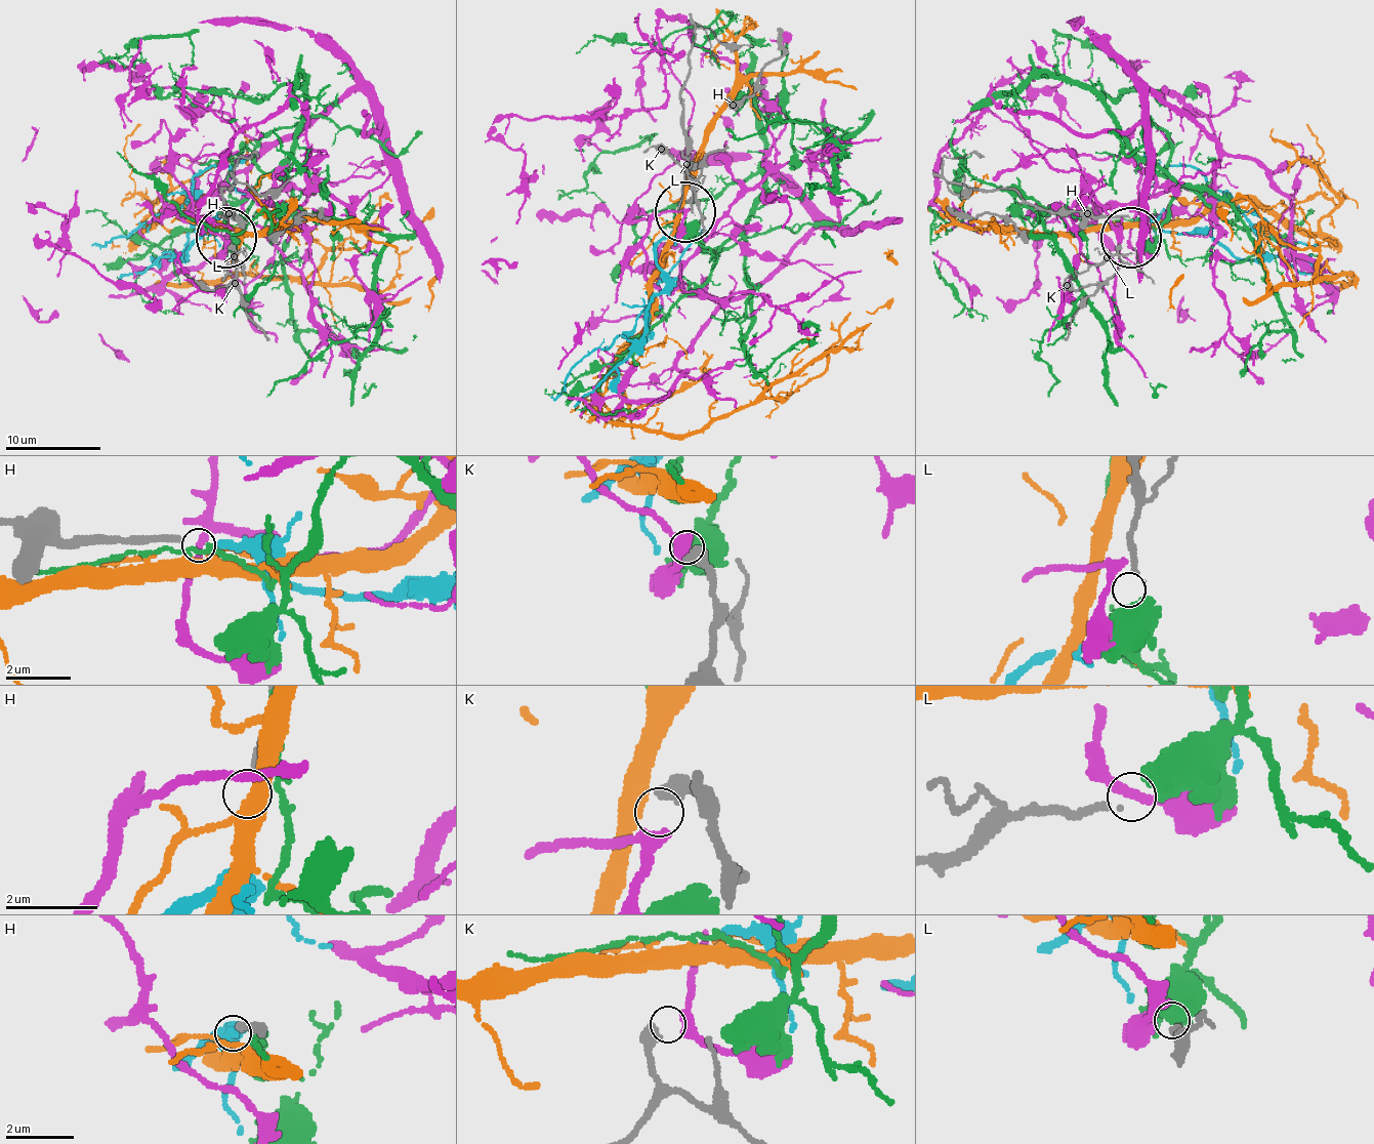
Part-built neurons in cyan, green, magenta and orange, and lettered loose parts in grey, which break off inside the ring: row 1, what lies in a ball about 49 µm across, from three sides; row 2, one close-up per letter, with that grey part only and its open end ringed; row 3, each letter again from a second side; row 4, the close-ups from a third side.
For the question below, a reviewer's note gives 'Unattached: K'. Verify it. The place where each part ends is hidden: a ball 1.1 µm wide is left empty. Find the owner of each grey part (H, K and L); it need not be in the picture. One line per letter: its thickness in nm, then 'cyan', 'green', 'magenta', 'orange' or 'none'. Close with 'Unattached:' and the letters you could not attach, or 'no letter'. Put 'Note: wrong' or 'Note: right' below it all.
H: 200 nm thick; cyan
K: 360 nm thick; magenta
L: 160 nm thick; green
Unattached: no letter
Note: wrong

